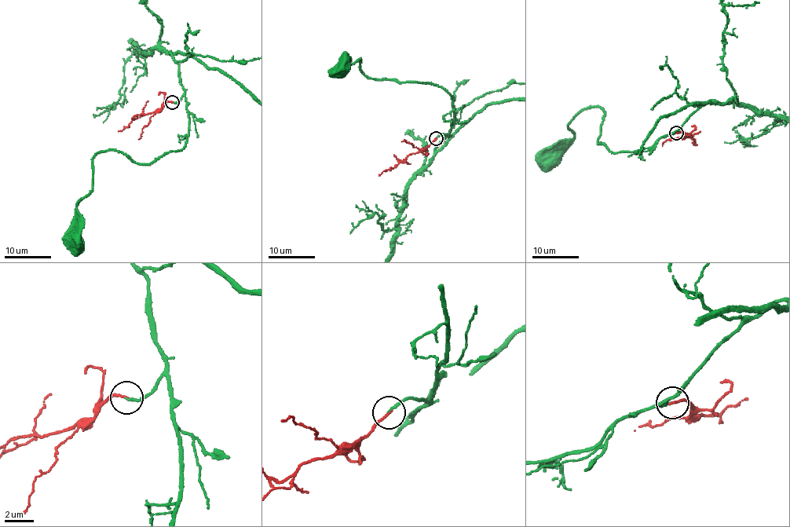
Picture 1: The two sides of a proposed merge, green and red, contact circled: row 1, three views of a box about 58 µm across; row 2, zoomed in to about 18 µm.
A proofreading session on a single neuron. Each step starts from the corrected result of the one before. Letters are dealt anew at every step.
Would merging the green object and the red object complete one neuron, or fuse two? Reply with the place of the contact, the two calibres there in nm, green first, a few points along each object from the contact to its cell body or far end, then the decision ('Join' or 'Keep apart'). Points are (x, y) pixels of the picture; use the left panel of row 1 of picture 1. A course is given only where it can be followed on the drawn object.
Place: (172, 102). Thickness 130 nm (green) against 140 nm. Course of green: (171, 101), (186, 100), (184, 147), (149, 163), (117, 150), (96, 152), (74, 239). Course of red: (171, 101), (159, 109), (142, 114), (118, 131). Join

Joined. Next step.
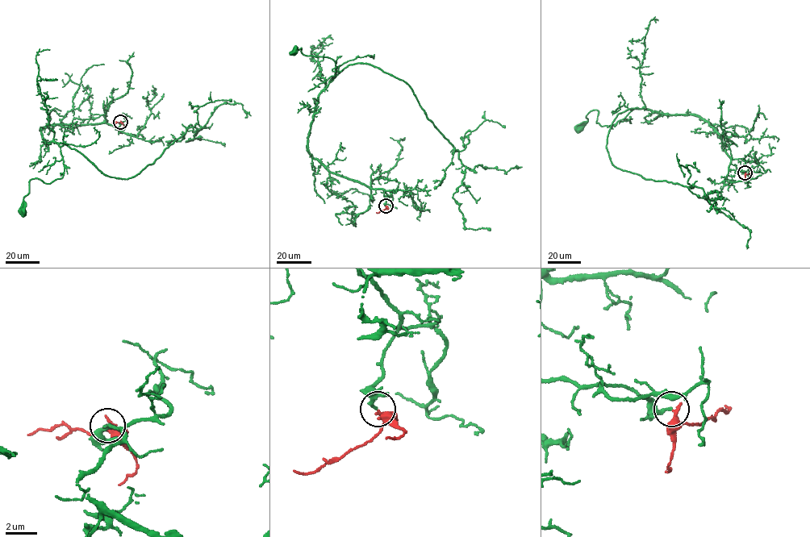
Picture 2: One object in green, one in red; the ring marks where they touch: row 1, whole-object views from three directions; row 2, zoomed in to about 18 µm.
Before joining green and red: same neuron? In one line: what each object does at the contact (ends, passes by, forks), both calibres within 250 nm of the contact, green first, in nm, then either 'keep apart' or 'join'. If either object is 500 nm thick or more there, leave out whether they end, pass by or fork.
green ends; red passes by; calibres 170 and 240 nm; keep apart

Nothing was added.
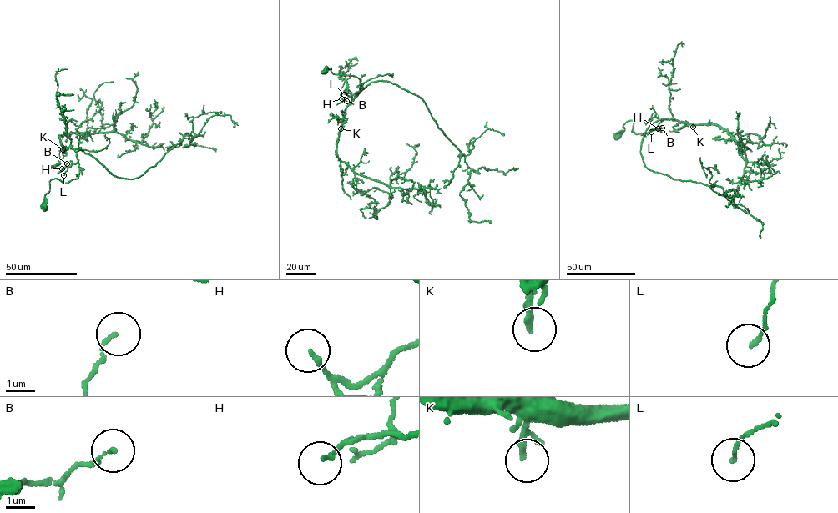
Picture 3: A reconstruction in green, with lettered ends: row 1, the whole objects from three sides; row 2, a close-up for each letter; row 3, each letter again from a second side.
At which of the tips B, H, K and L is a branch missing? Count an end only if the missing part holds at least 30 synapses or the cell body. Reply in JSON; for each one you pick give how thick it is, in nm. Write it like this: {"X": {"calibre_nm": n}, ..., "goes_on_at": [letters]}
{"K": {"calibre_nm": 150}, "goes_on_at": ["K"]}

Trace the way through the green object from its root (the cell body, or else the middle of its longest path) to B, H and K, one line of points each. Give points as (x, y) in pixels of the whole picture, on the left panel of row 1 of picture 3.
B: (43, 206), (51, 180), (58, 178), (68, 183), (78, 177), (78, 162), (65, 168), (67, 163)
H: (43, 206), (51, 180), (58, 178), (68, 183), (78, 177), (78, 162), (62, 168)
K: (43, 206), (51, 180), (58, 178), (68, 183), (78, 176), (78, 160), (73, 148), (63, 147), (63, 149)

